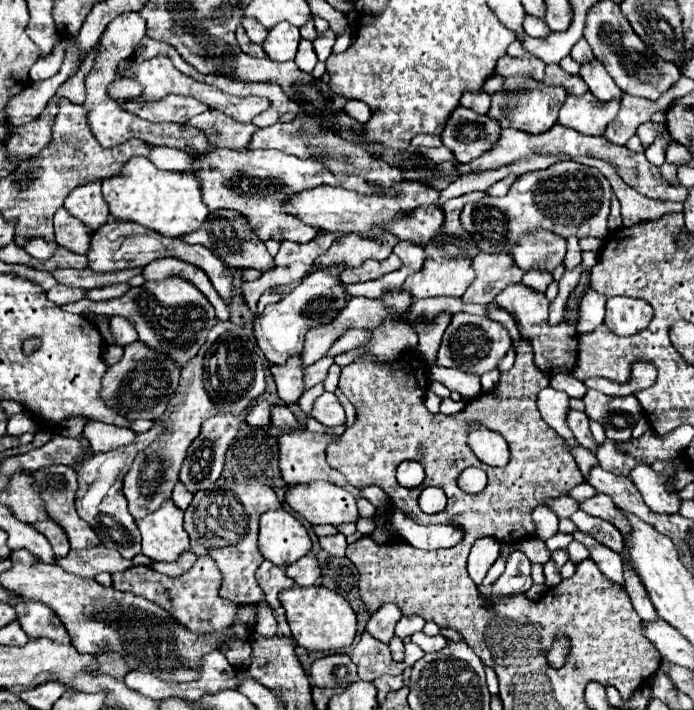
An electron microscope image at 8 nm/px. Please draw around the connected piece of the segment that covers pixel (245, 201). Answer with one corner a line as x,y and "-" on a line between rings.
215,150
209,154
199,154
197,156
197,168
193,170
195,176
201,180
201,190
203,190
203,202
211,212
219,208
231,208
241,212
255,234
265,242
269,238
275,240
293,240
299,244
311,242
317,234
319,228
311,228
309,224
303,224
299,216
285,214
283,208
287,206
287,200
295,196
297,192
305,192
317,186
341,186
347,190
355,190
361,194
393,194
393,190
387,190
379,184
371,184
359,176
341,176
333,174
329,168
325,168
319,160
313,158
295,158
291,154
279,152
279,150

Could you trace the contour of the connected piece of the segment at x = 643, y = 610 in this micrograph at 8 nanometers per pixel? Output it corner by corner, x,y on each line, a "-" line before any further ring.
625,560
625,590
627,590
627,594
629,594
631,602
633,602
633,608
641,616
641,620
651,622
651,620
659,618
659,614
655,614
655,606
651,604
639,576
627,566
627,560

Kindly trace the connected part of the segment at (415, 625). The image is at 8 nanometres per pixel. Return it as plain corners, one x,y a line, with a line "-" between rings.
411,616
411,618
401,618
399,620
399,624
397,624
397,628
395,628
395,634
401,638
401,640
405,640
407,636
411,636
413,632
417,632
417,630
421,630
423,628
423,620
419,618
419,616

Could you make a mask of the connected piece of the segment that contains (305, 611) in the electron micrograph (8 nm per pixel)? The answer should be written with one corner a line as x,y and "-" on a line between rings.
291,586
279,594
279,600
285,608
287,622
291,626
291,634
295,642
313,652
327,652
327,650
341,650
353,644
357,632
357,616
349,602
339,596
337,592
325,586

